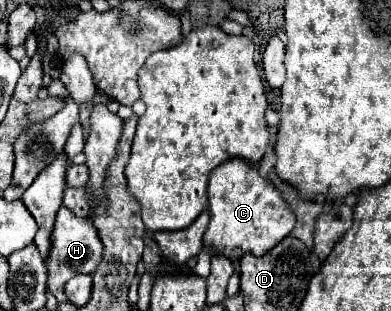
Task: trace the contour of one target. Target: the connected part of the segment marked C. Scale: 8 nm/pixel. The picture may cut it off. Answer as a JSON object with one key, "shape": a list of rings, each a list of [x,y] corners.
{"shape":[[[242,157],[228,159],[210,173],[208,183],[210,201],[210,225],[204,235],[206,247],[220,251],[228,259],[242,257],[244,253],[264,255],[276,243],[280,243],[296,225],[294,211],[286,207],[282,193],[270,179],[260,177],[258,167]]]}

